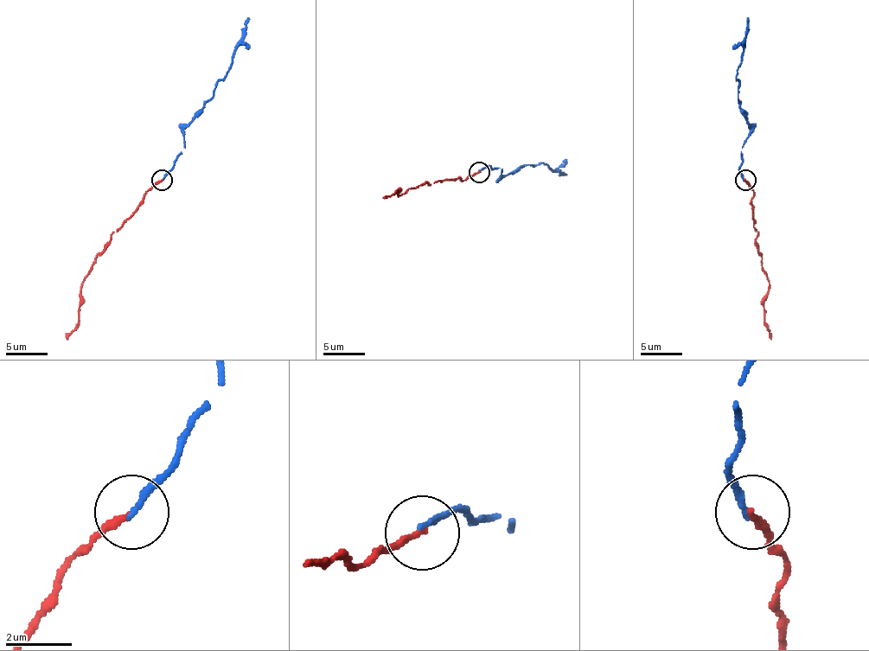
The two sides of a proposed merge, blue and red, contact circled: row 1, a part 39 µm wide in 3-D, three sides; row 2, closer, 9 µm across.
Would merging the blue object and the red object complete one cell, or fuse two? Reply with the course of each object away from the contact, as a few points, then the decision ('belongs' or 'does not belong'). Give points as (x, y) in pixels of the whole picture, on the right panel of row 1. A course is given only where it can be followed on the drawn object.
blue via (744, 180), (739, 168), (742, 147), (750, 126), (738, 97), (739, 85), (735, 76), (742, 62), (748, 18) | red via (745, 180), (754, 193), (752, 220), (758, 234), (756, 249), (769, 282), (764, 325), (770, 340) | belongs

